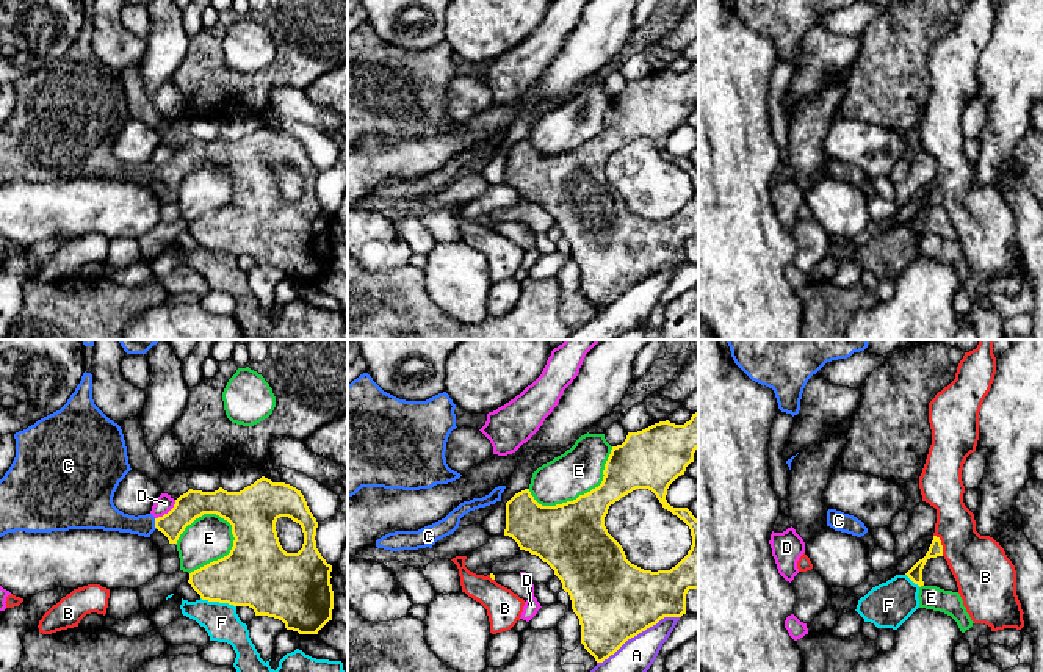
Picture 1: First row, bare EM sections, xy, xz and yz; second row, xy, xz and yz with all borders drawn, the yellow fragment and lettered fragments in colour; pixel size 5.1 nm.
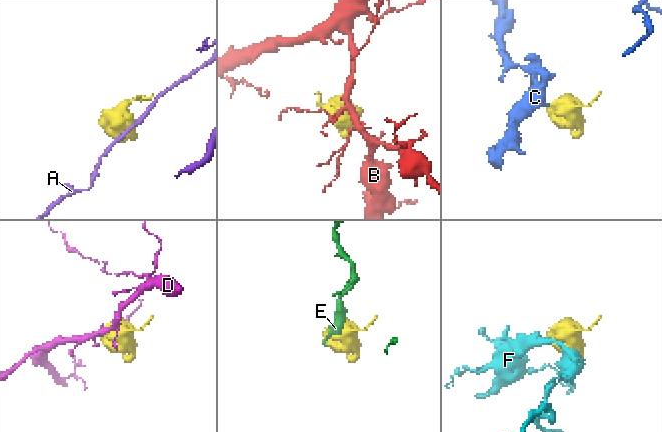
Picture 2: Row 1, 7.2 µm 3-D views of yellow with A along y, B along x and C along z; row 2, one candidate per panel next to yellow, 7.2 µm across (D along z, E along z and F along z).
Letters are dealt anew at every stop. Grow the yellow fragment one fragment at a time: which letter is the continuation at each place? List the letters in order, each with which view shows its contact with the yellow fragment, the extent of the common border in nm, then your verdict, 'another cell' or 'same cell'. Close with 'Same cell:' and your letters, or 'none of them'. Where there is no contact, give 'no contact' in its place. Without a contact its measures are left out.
A: meets yellow in xz; contact 480 nm long; another cell
B: meets yellow in yz; contact 120 nm long; another cell
C: meets yellow in xy; contact 60 nm long; same cell
D: meets yellow in xy; contact 150 nm long; another cell
E: meets yellow in xy; contact 340 nm long; another cell
F: meets yellow in xy; contact 190 nm long; another cell
Same cell: C

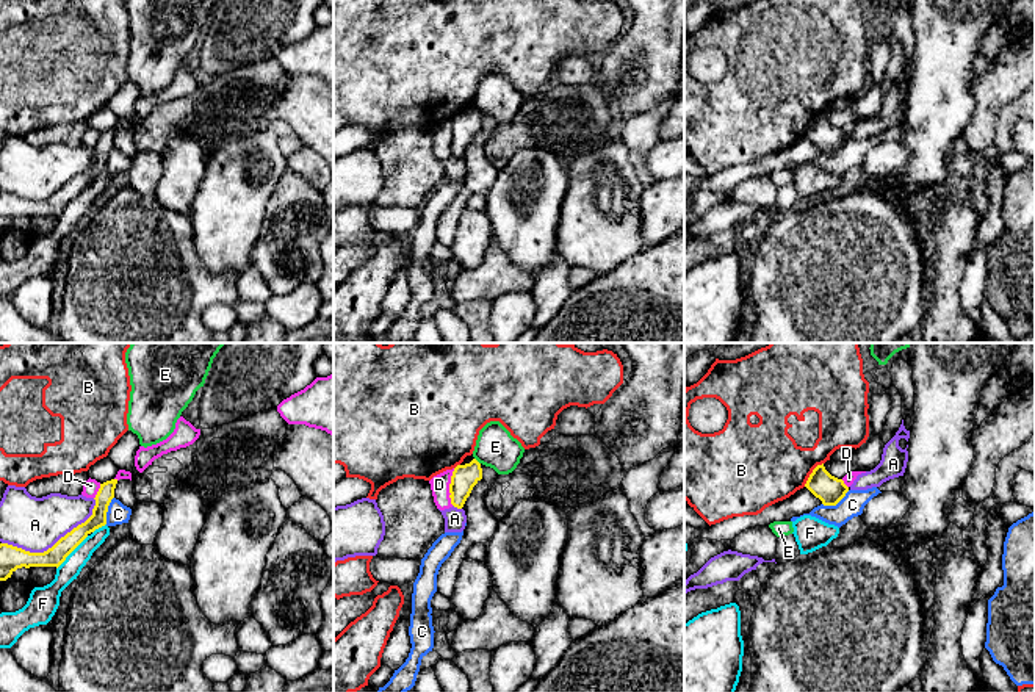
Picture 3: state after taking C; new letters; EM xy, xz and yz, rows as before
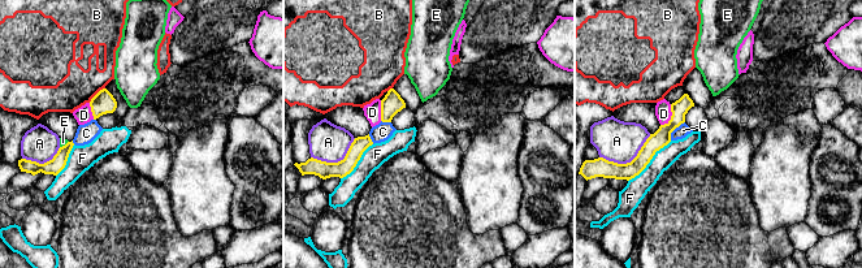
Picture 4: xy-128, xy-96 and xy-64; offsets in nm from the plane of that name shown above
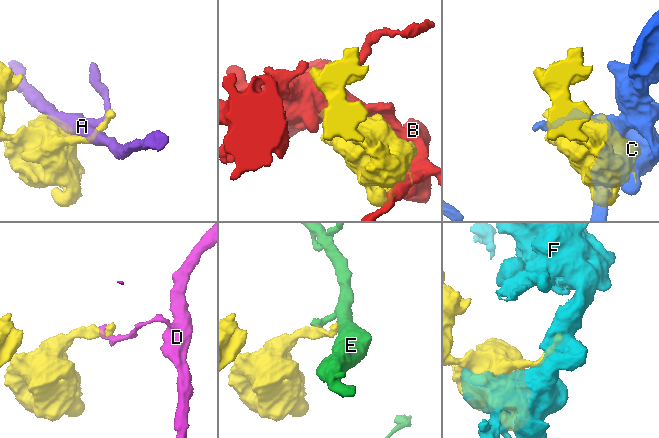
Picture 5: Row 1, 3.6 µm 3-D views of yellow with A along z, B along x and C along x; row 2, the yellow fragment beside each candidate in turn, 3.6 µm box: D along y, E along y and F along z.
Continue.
A: meets yellow in xy; contact 550 nm long; another cell
B: meets yellow in yz; contact 160 nm long; another cell
C: meets yellow in yz; contact 160 nm long; another cell
D: meets yellow in xz; contact 190 nm long; another cell
E: meets yellow in xz; contact 50 nm long; another cell
F: meets yellow in xy; contact 240 nm long; another cell
Same cell: none of them

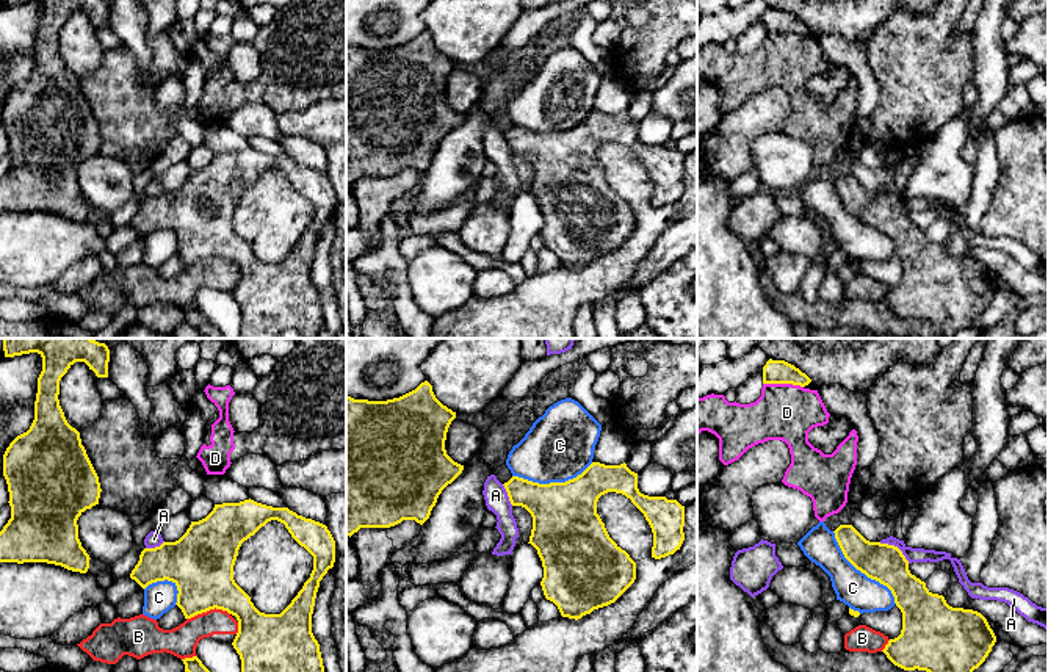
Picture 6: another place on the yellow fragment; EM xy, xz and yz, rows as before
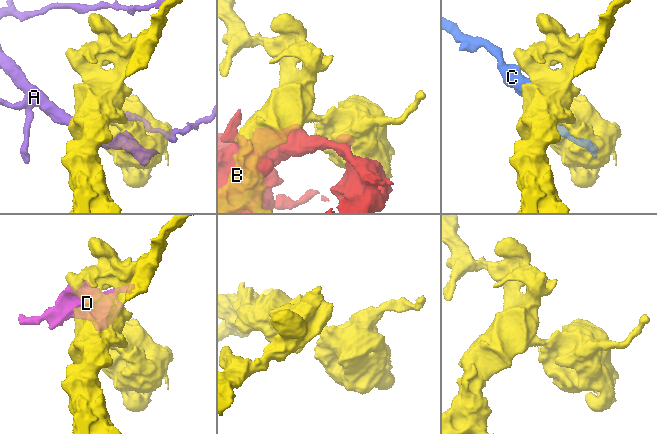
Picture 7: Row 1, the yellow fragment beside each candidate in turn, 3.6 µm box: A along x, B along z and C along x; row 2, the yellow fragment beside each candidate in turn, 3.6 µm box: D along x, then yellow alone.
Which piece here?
A: meets yellow in yz; contact 190 nm long; another cell
B: meets yellow in xy; contact 220 nm long; another cell
C: meets yellow in yz; contact 500 nm long; another cell
D: meets yellow in yz; contact 200 nm long; another cell
Same cell: none of them

